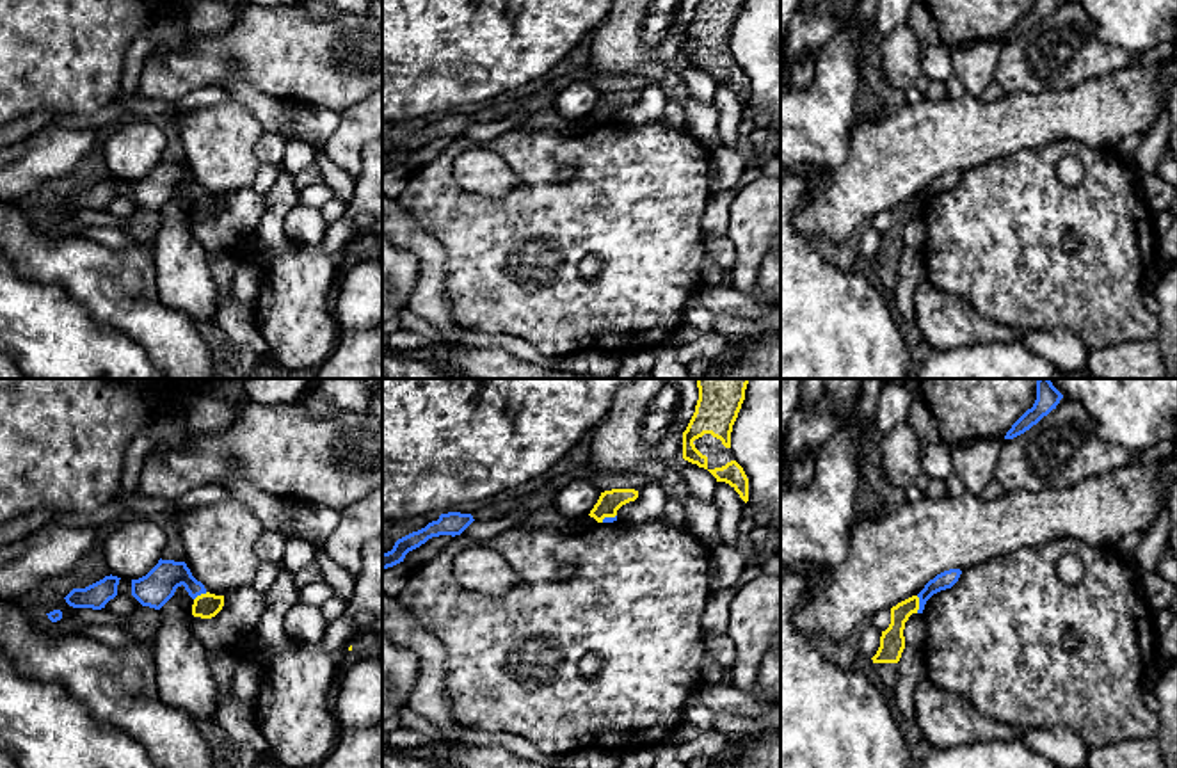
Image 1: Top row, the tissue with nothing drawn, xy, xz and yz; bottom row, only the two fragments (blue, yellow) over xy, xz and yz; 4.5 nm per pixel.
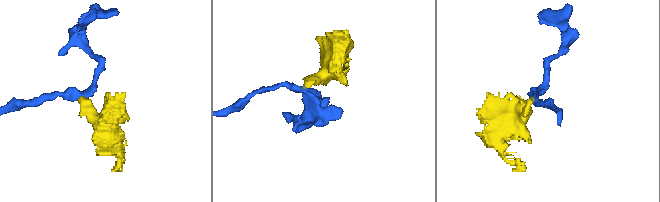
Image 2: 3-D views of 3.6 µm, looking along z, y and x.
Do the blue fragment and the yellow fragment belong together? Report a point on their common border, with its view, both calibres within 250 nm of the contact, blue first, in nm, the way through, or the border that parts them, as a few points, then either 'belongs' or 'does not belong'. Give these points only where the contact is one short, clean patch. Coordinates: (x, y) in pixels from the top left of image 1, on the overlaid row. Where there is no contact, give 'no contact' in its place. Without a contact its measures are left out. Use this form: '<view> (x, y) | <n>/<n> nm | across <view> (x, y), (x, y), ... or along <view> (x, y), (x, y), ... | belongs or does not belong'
yz (920, 605) | 80/110 nm | along yz (916, 596), (918, 612) | does not belong

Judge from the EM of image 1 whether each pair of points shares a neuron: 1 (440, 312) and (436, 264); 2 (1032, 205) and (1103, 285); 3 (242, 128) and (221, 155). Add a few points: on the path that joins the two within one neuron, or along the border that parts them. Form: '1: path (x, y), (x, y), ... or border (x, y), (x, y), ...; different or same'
1: path (434, 299), (434, 276); same
2: path (1032, 228), (1080, 278); same
3: path (235, 136), (223, 148); same

